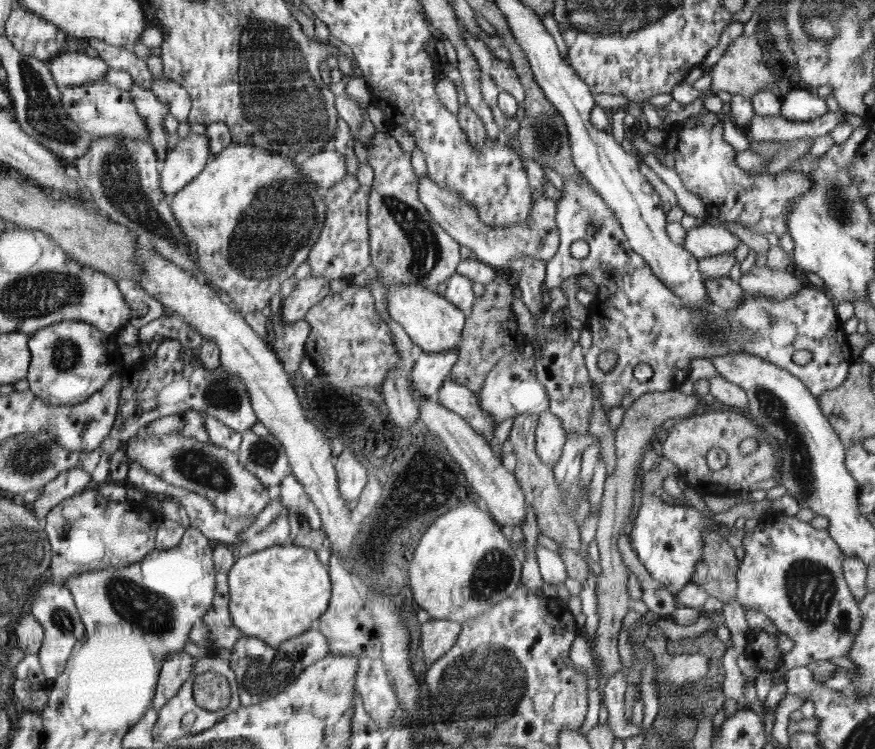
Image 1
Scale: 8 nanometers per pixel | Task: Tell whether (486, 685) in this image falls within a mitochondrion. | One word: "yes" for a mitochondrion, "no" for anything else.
yes

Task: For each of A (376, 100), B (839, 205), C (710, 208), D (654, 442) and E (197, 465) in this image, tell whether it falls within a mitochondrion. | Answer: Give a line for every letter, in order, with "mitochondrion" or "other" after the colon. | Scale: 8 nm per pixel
A: other
B: mitochondrion
C: other
D: other
E: mitochondrion

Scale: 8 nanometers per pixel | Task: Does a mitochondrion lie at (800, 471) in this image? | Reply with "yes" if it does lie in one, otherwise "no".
yes

